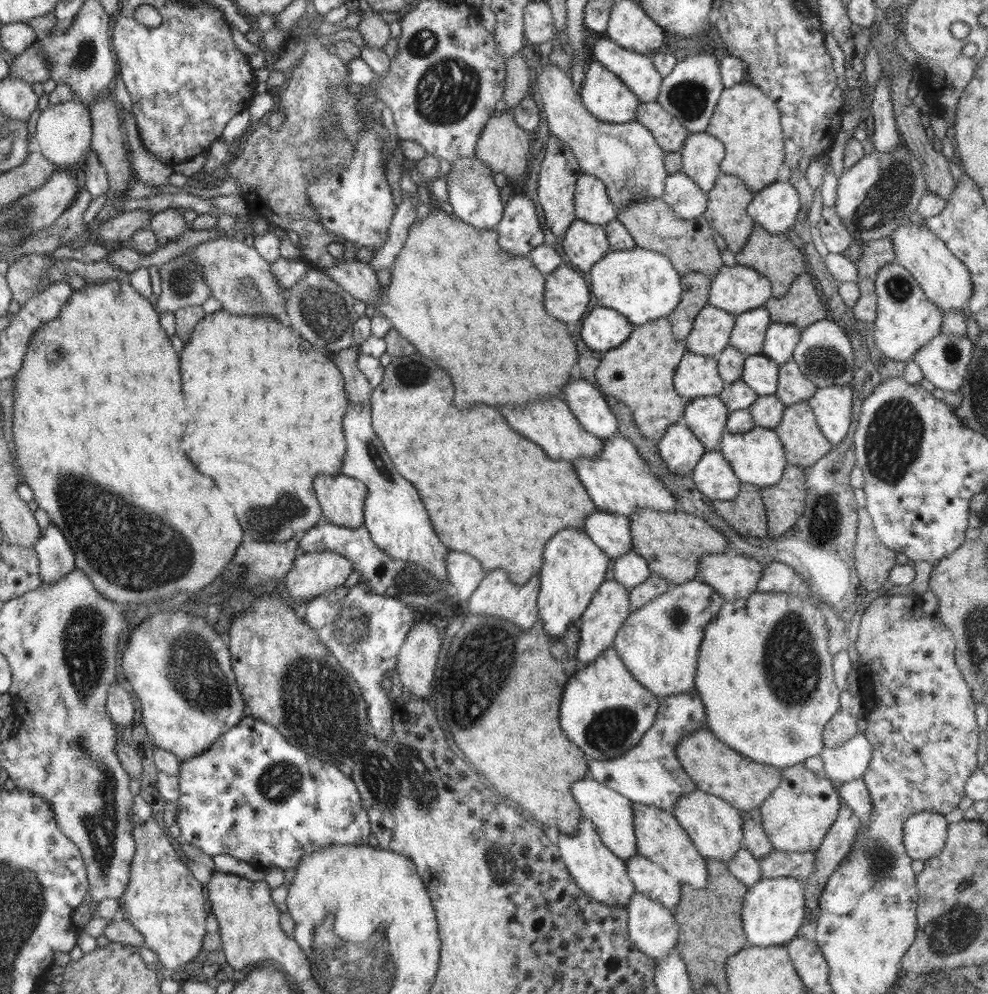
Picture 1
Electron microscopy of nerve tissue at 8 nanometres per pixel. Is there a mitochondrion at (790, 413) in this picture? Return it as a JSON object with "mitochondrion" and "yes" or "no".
{"mitochondrion":"no"}

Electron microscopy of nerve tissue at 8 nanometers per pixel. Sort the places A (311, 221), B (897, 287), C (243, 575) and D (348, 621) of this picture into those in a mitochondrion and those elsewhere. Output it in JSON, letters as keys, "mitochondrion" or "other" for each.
{"A":"other","B":"mitochondrion","C":"mitochondrion","D":"mitochondrion"}

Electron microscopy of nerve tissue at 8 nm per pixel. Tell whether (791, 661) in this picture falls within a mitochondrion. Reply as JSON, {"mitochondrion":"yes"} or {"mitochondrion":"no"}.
{"mitochondrion":"yes"}

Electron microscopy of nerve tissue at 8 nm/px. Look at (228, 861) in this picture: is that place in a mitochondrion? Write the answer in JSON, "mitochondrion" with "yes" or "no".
{"mitochondrion":"no"}

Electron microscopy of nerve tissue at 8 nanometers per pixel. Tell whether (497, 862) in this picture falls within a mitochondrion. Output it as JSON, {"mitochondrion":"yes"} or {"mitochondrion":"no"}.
{"mitochondrion":"yes"}

